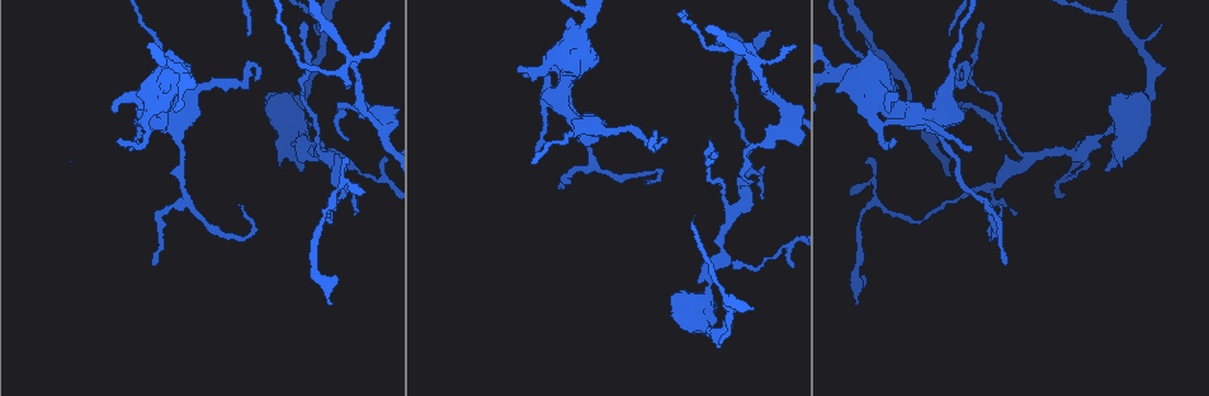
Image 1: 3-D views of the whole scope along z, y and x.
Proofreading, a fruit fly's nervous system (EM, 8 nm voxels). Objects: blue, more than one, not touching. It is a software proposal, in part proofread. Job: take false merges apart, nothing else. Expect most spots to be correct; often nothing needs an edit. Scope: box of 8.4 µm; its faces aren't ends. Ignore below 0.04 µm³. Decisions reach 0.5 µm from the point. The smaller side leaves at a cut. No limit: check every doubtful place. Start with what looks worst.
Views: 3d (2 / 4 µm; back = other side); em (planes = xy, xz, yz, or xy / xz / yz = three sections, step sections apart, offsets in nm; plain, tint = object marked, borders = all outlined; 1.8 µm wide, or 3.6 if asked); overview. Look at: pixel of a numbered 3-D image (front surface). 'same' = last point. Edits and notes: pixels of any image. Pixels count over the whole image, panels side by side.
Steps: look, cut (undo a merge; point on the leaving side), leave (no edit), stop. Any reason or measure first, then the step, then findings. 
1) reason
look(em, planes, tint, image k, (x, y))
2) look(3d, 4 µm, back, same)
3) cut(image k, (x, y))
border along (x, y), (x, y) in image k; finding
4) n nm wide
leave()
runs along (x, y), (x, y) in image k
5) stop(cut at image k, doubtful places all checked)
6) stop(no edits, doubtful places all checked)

calibre changes
look(em, planes, tint, image 1, (575, 130))

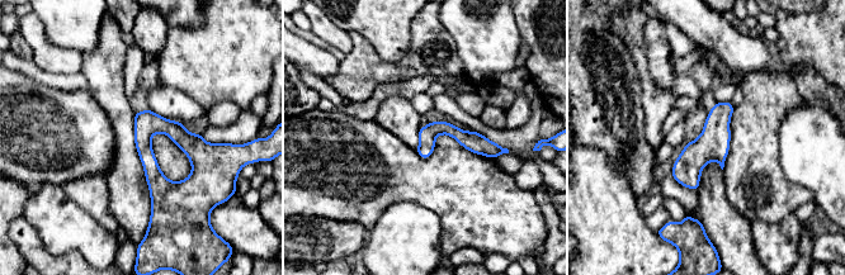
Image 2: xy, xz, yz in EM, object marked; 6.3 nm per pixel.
120 nm wide
leave()
one cell here

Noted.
sharp bend
look(em, yz, step 16, tint, image 1, (885, 58))

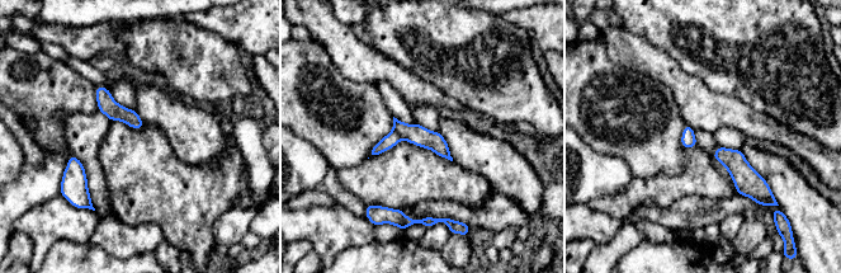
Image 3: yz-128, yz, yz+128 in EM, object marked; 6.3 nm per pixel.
50 nm wide
cut(image 3, (392, 139))
border along (393, 130), (402, 137) in image 3; a second cell is stuck on

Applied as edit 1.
see it whole again
look(overview)

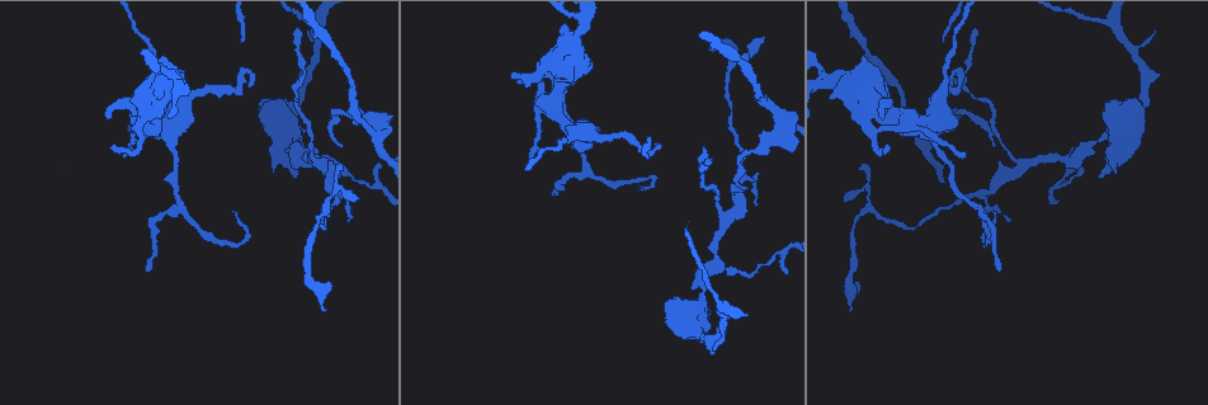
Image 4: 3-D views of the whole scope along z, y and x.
branch point
look(em, 3.6 µm, yz, step 16, tint, image 4, (867, 102))

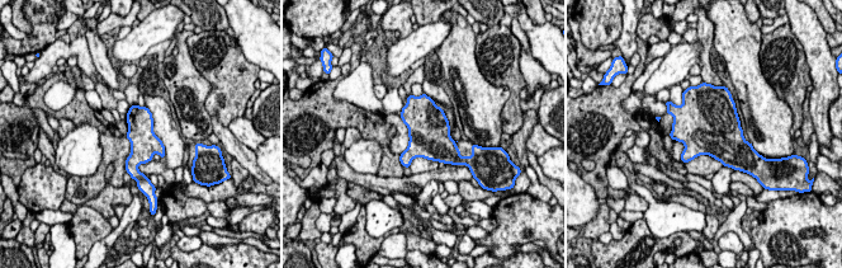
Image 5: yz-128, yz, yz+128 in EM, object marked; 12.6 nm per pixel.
another direction
look(em, 3.6 µm, planes, tint, same)

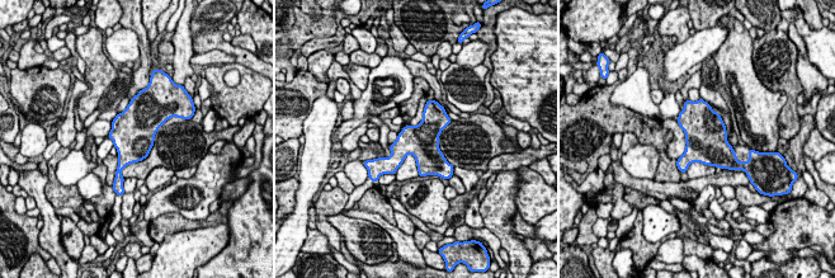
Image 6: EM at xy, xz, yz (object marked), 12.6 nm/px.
leave()
all the same cell

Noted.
three-way junction
look(em, planes, borders, image 4, (150, 131))

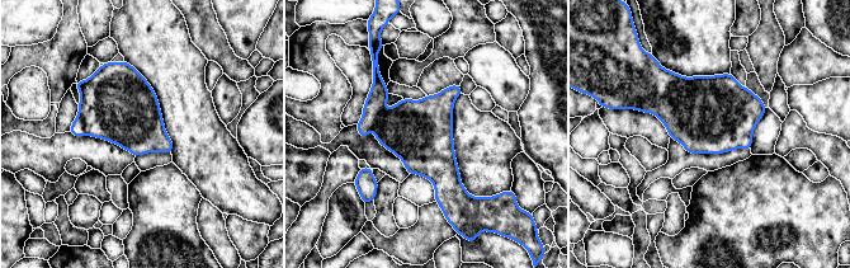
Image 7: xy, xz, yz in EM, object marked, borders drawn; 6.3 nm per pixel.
leave()
all the same cell

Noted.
sharp bend
look(3d, 4 µm, image 4, (695, 328))

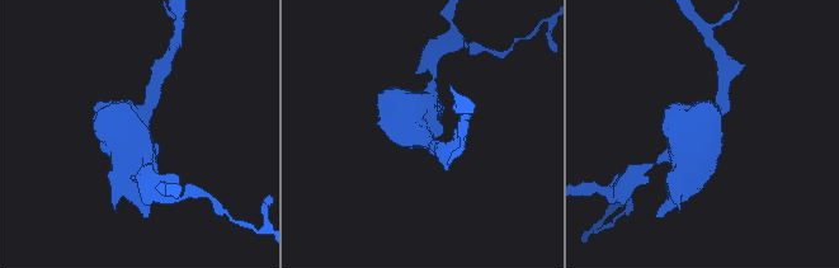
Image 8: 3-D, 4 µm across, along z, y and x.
look(em, 3.6 µm, xy, step 8, tint, image 8, (139, 148))

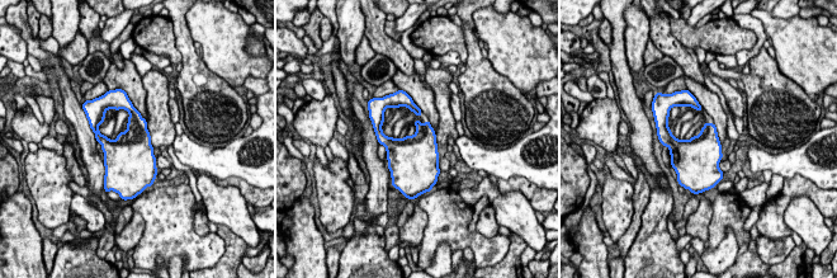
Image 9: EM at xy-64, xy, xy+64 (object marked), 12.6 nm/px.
leave()
one cell here

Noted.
three arms meet
look(em, planes, tint, image 4, (301, 161))

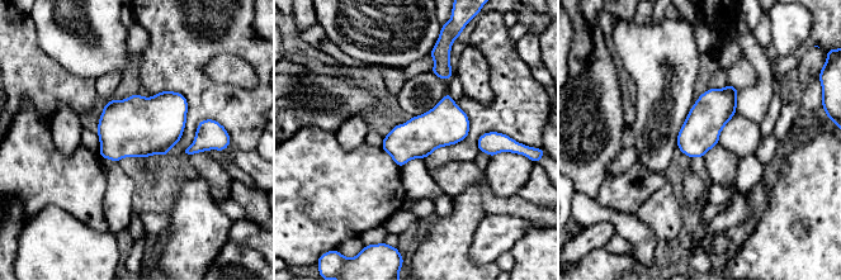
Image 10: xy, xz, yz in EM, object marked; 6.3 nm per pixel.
240 nm wide
leave()
one cell here

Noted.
stop(cut at image 3, doubtful places all checked)

